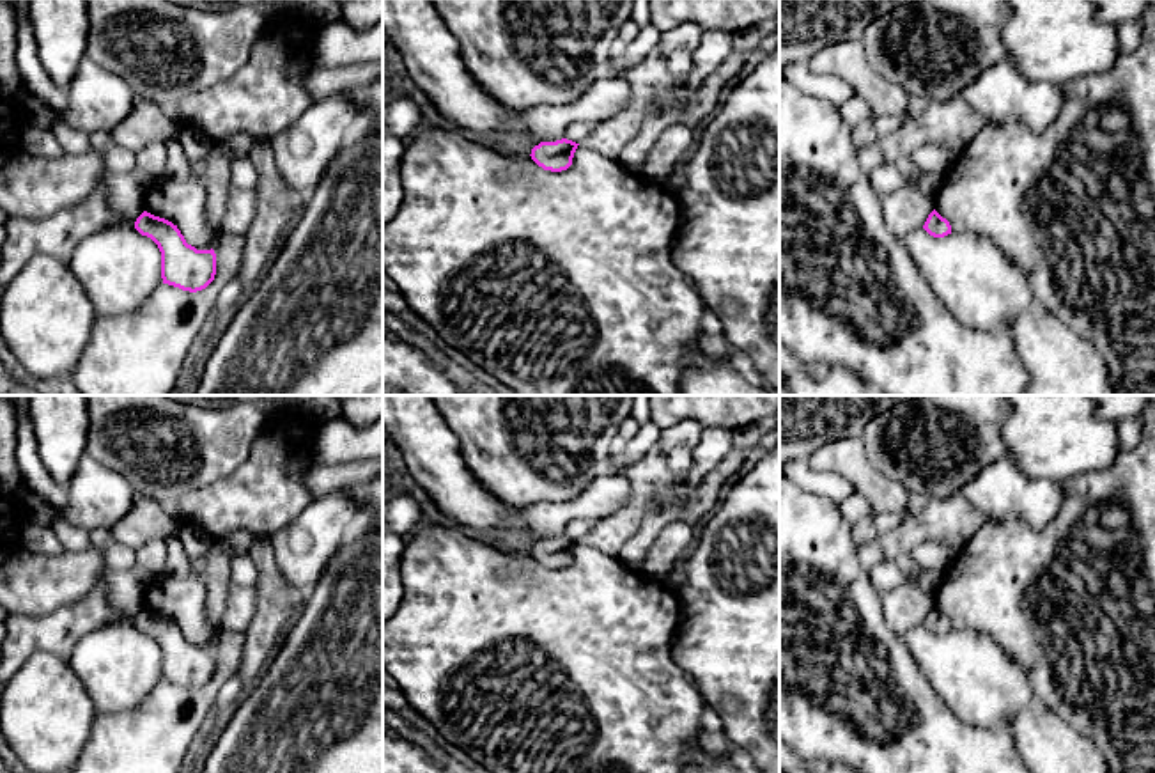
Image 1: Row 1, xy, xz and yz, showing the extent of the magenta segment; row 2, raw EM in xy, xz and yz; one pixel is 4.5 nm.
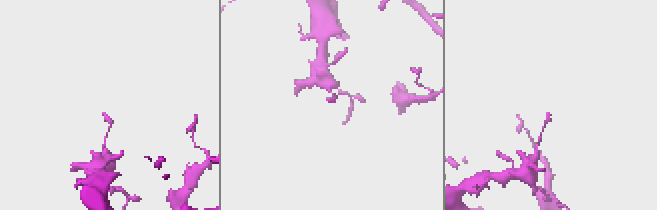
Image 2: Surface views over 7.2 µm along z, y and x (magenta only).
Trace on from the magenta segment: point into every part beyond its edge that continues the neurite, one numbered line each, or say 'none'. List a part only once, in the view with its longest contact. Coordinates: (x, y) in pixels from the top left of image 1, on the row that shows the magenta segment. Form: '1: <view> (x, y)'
none

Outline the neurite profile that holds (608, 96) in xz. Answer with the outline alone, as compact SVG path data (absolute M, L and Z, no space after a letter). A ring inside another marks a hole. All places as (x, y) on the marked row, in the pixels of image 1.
M625 74L597 78L597 82L576 101L558 106L533 106L521 113L530 133L539 142L563 138L565 128L572 122L601 122L620 113L632 99Z

